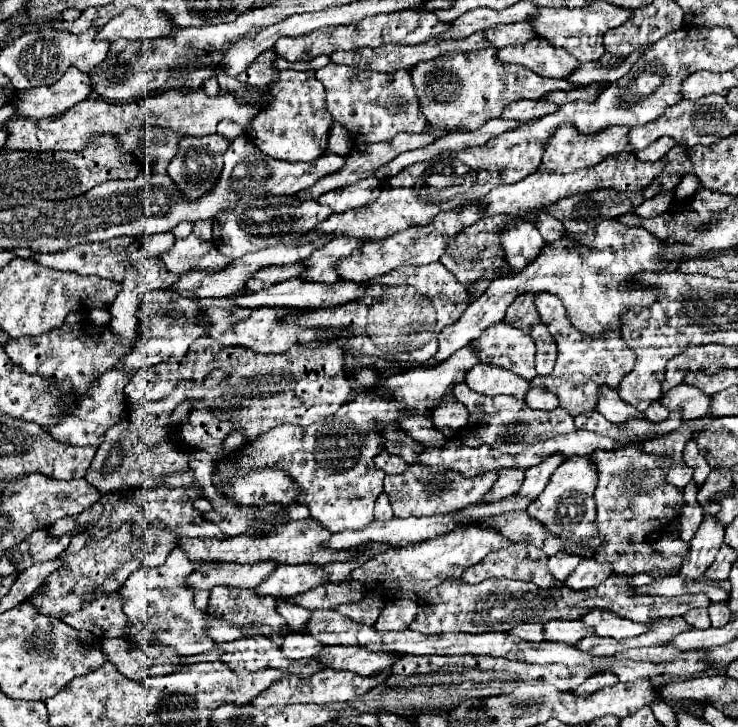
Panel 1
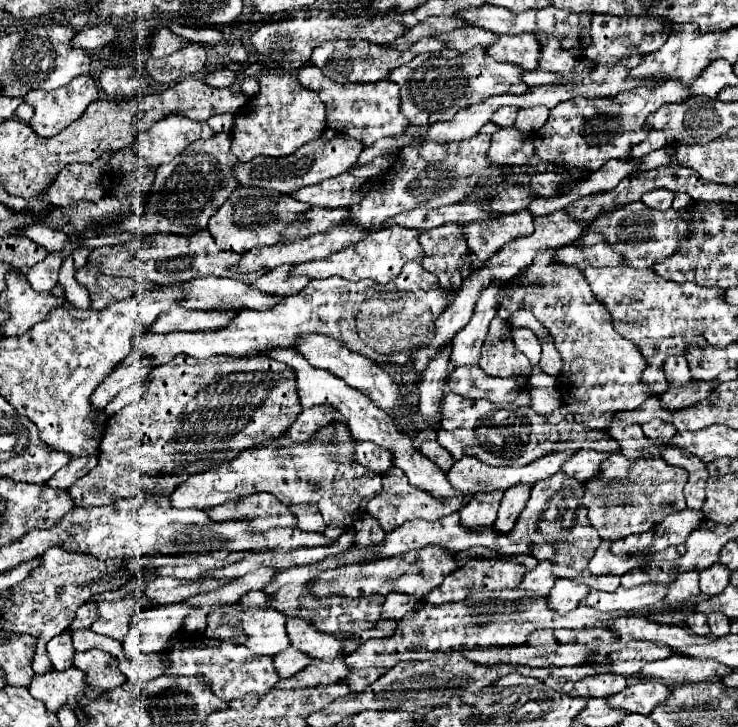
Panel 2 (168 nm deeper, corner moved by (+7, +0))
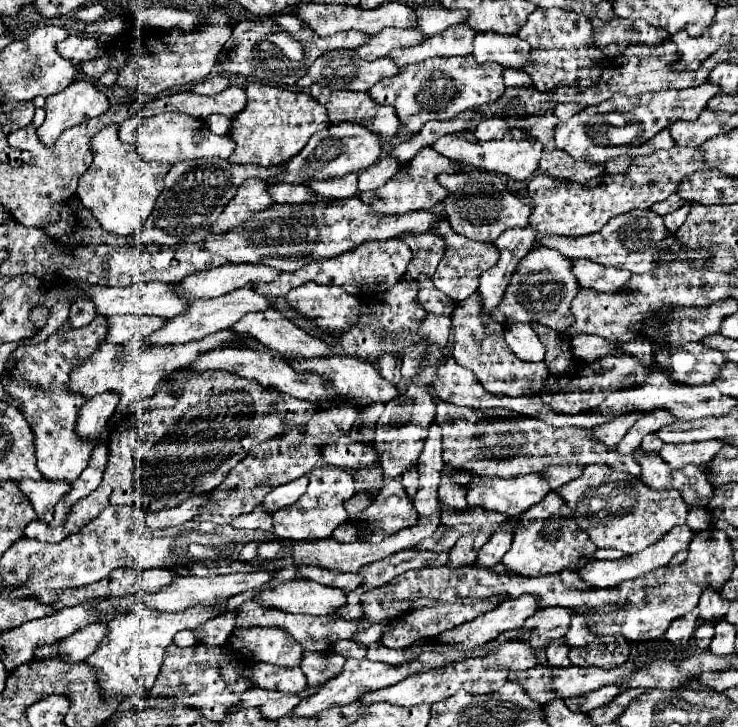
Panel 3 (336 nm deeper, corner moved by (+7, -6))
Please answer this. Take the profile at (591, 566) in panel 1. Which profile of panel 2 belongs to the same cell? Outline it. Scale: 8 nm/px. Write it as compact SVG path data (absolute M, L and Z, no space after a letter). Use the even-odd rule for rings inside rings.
M556 579L556 585L548 595L548 603L558 613L568 613L582 599L586 599L588 593L590 593L590 587L584 583L576 583L574 579Z

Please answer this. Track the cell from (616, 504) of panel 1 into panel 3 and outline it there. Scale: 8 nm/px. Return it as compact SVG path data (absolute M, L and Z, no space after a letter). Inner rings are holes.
M554 465L554 467L546 467L542 471L542 477L548 479L548 485L552 489L558 489L560 485L580 477L580 473L582 473L582 469L572 469L572 465L566 465L566 467L564 465Z

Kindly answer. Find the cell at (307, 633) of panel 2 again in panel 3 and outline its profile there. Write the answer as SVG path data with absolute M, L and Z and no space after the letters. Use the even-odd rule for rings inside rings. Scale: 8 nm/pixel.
M304 653L304 661L302 661L302 671L308 679L308 685L316 687L322 685L330 679L334 679L336 675L340 675L342 667L344 667L344 657L340 657L338 653Z

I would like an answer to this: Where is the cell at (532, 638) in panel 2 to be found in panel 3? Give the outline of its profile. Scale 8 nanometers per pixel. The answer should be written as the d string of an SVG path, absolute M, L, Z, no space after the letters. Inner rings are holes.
M550 643L546 649L546 657L548 657L548 665L550 667L570 667L570 659L568 659L568 645L564 643Z

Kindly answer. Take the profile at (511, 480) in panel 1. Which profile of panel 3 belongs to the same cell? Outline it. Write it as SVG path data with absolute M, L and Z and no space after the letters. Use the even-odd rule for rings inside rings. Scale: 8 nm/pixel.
M472 533L472 535L462 535L456 545L450 549L450 559L448 559L448 567L456 569L456 567L466 567L472 565L476 561L476 555L480 551L480 547L488 541L488 533Z

